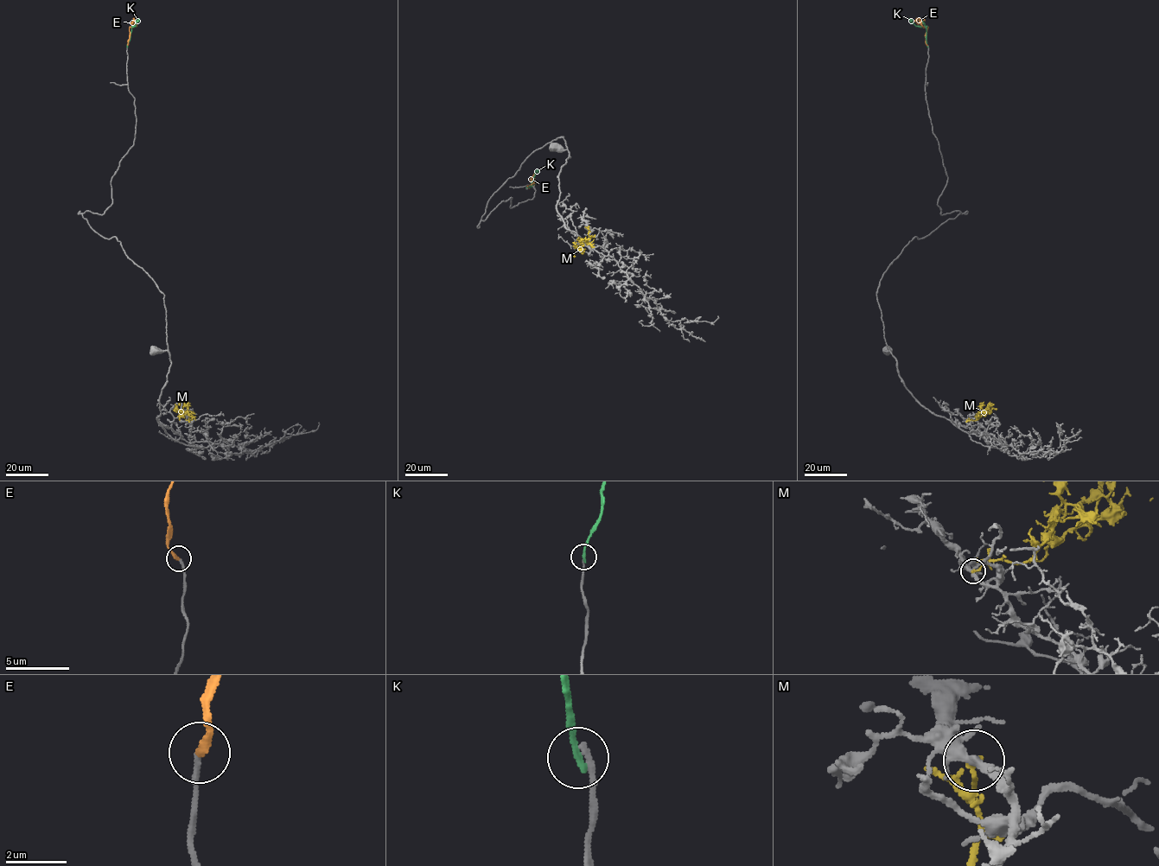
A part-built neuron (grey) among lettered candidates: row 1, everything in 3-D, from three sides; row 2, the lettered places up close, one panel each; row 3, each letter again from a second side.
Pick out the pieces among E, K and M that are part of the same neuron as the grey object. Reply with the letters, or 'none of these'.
E

